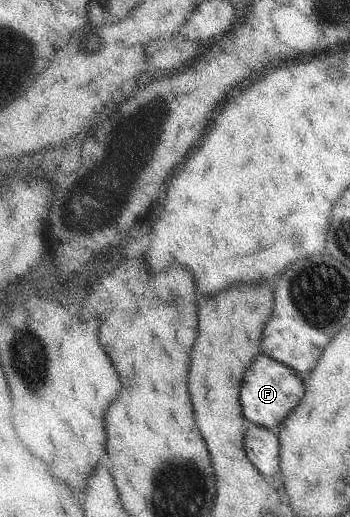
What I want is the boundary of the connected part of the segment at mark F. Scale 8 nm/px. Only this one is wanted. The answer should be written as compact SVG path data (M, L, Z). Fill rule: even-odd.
M263 353L248 371L243 386L245 415L250 424L278 430L286 423L288 416L302 404L302 400L306 396L306 390L307 383L300 377L300 372Z

